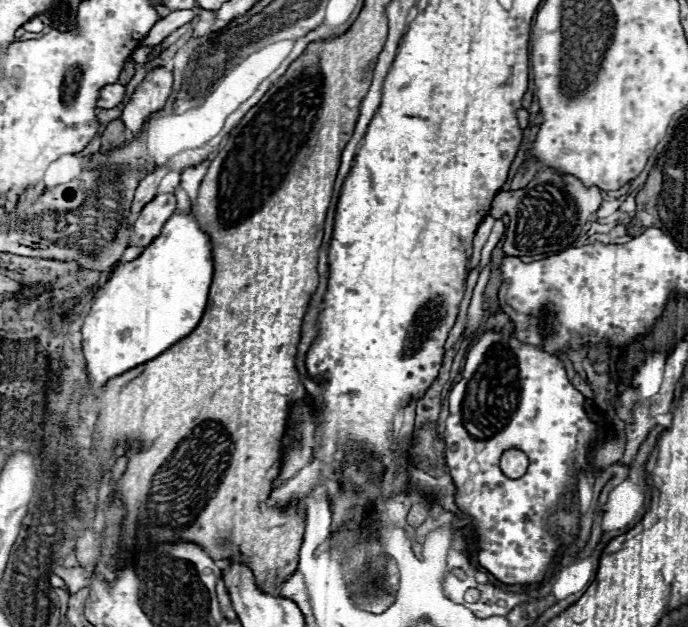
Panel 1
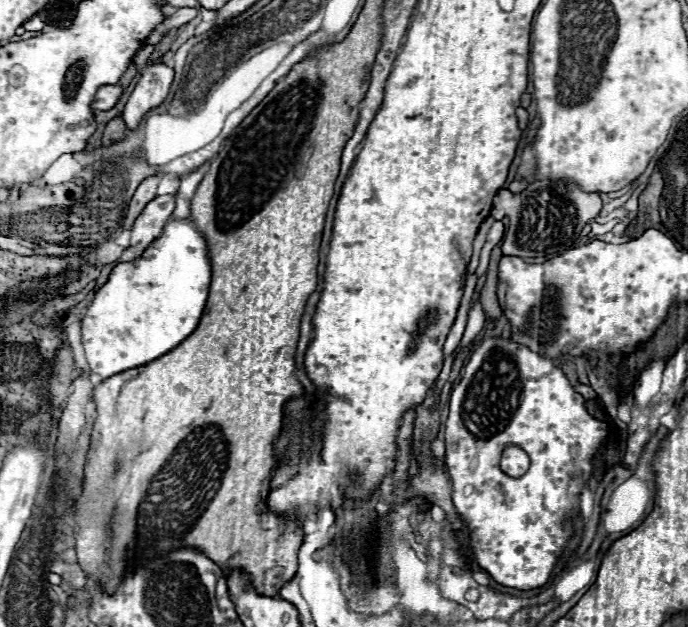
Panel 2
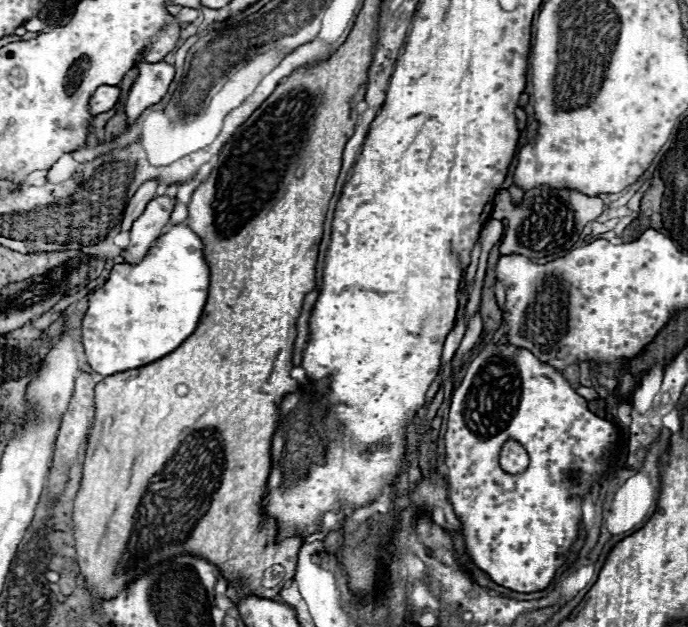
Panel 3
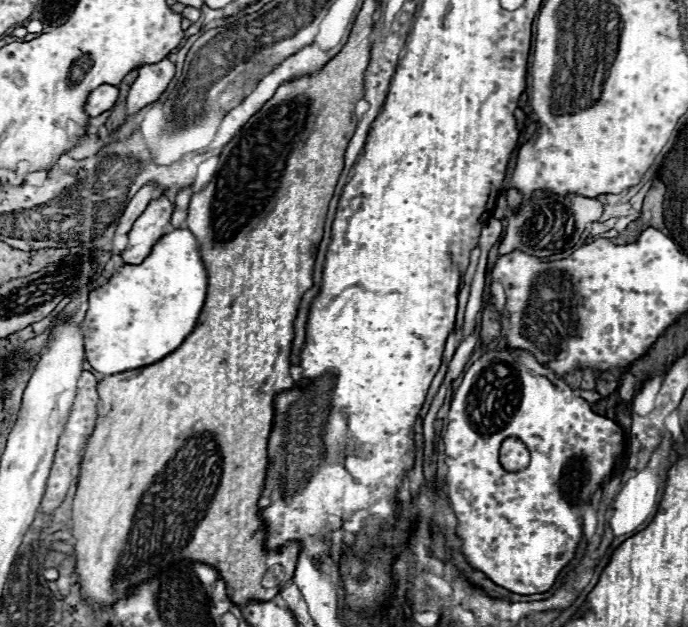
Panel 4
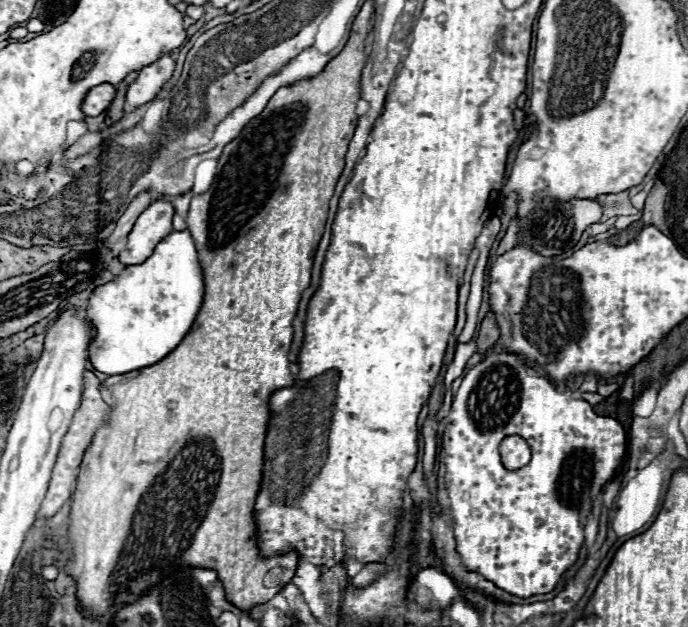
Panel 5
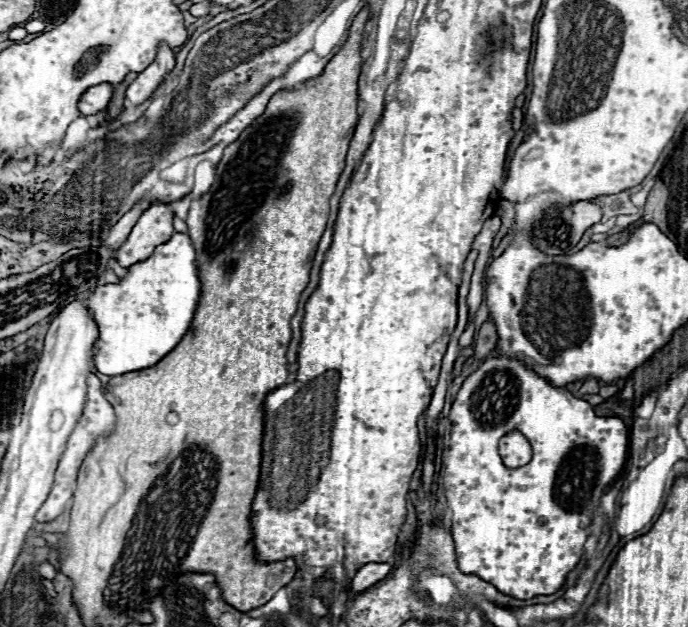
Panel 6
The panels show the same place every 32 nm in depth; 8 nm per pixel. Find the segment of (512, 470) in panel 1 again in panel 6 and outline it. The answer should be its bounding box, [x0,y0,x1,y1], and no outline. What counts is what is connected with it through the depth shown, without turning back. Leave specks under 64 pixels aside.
[500,432,532,468]

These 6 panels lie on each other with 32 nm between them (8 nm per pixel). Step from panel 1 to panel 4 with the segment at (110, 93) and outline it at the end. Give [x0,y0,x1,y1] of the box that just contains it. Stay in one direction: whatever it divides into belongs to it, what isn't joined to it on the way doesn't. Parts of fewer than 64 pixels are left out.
[86,84,118,116]

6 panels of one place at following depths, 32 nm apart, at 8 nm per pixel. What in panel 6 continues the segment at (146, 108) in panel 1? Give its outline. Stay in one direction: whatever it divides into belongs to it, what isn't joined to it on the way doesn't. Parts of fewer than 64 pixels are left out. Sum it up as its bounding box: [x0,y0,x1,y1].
[126,46,174,106]

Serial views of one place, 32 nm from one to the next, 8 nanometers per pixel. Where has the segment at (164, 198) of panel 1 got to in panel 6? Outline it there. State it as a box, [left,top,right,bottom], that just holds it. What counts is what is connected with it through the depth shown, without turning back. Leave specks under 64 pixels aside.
[116,202,174,268]

